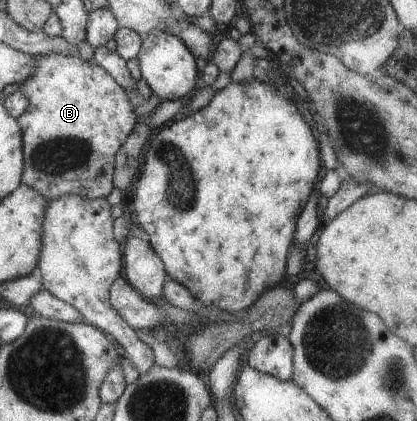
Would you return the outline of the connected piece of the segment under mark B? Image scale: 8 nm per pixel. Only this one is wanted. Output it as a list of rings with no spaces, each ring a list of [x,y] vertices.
[[[34,55],[36,59],[36,67],[34,73],[30,73],[30,77],[20,84],[20,91],[26,95],[29,101],[28,108],[17,118],[18,126],[22,133],[22,147],[23,147],[23,167],[24,170],[21,174],[21,184],[38,191],[47,201],[50,199],[58,199],[65,194],[77,194],[78,196],[87,199],[107,198],[114,189],[113,185],[113,172],[115,171],[115,156],[120,151],[122,143],[126,142],[128,135],[134,130],[138,117],[134,113],[134,107],[129,101],[128,95],[116,81],[114,77],[109,75],[99,67],[89,61],[84,61],[79,55],[66,56],[66,55]]]

